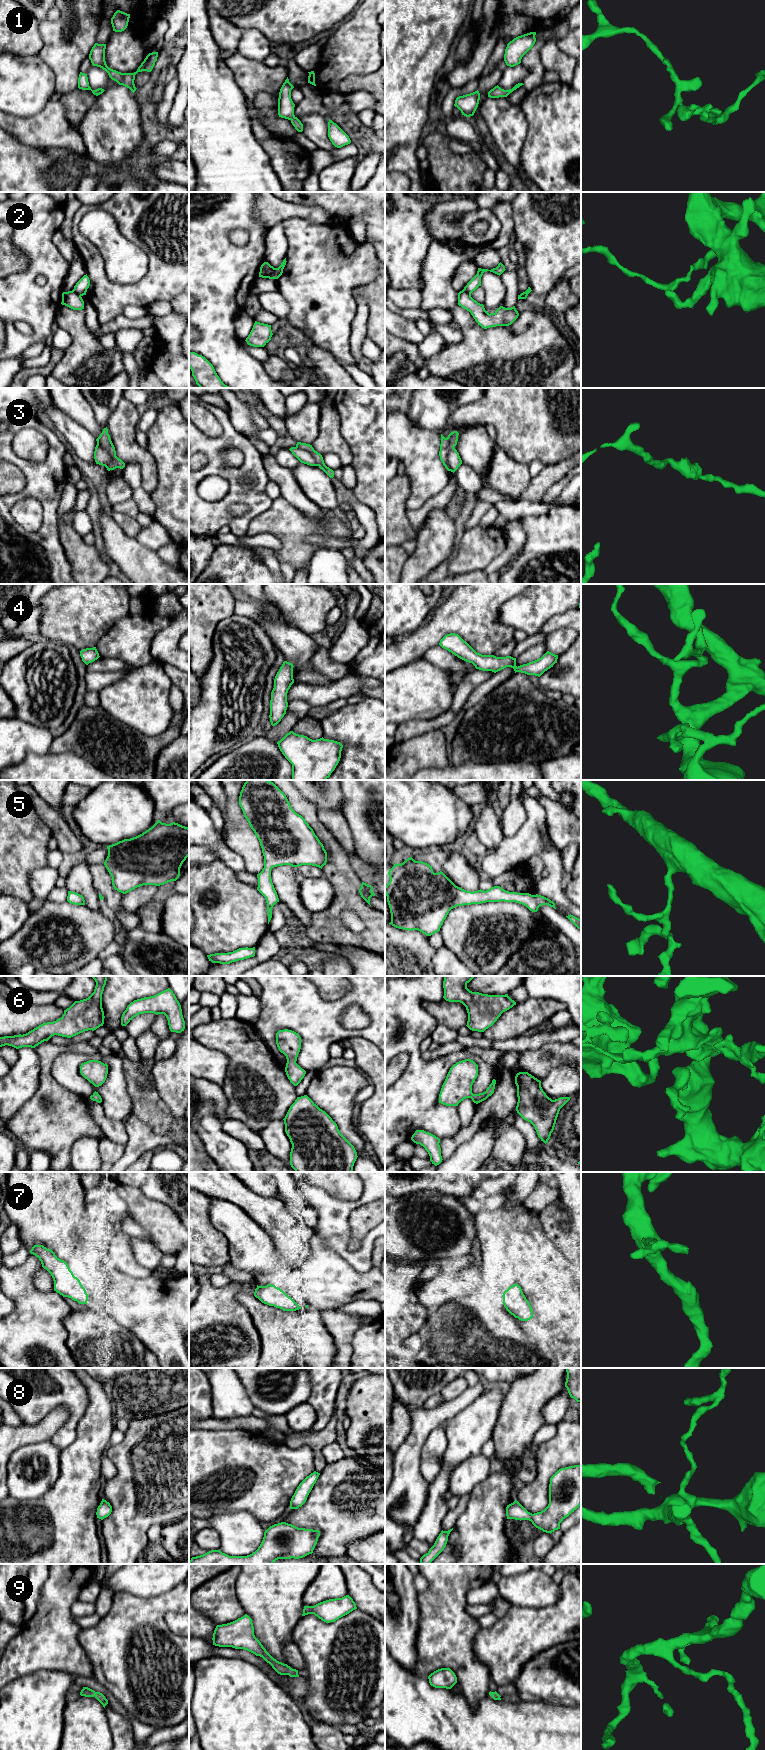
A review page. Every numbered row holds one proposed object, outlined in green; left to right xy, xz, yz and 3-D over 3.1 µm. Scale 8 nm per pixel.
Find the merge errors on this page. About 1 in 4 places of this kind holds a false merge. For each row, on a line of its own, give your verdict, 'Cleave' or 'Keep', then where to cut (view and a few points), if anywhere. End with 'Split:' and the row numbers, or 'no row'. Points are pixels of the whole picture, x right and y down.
1: Keep. No split
2: Cleave. Split along xz (274, 268), (268, 277)
3: Keep. No split
4: Keep. No split
5: Keep. No split
6: Keep. No split
7: Keep. No split
8: Keep. No split
9: Keep. No split
Split: 2

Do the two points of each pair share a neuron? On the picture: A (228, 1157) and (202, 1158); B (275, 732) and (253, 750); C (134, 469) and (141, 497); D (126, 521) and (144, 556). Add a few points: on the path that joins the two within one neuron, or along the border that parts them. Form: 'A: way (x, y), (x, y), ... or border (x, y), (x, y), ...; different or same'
A: border (200, 1137), (206, 1153), (213, 1160); different
B: border (264, 736), (276, 743); different
C: way (134, 476), (134, 482), (138, 490); same
D: border (116, 521), (128, 535), (134, 537); different

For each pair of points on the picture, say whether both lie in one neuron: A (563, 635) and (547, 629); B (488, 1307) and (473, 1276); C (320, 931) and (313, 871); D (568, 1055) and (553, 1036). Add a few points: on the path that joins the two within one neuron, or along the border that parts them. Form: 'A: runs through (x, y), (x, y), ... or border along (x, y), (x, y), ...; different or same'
A: border along (570, 627), (560, 627), (554, 630), (547, 639); different
B: border along (477, 1289), (456, 1300); different
C: border along (321, 869), (323, 876); different
D: border along (570, 1041), (548, 1041), (535, 1049); different

